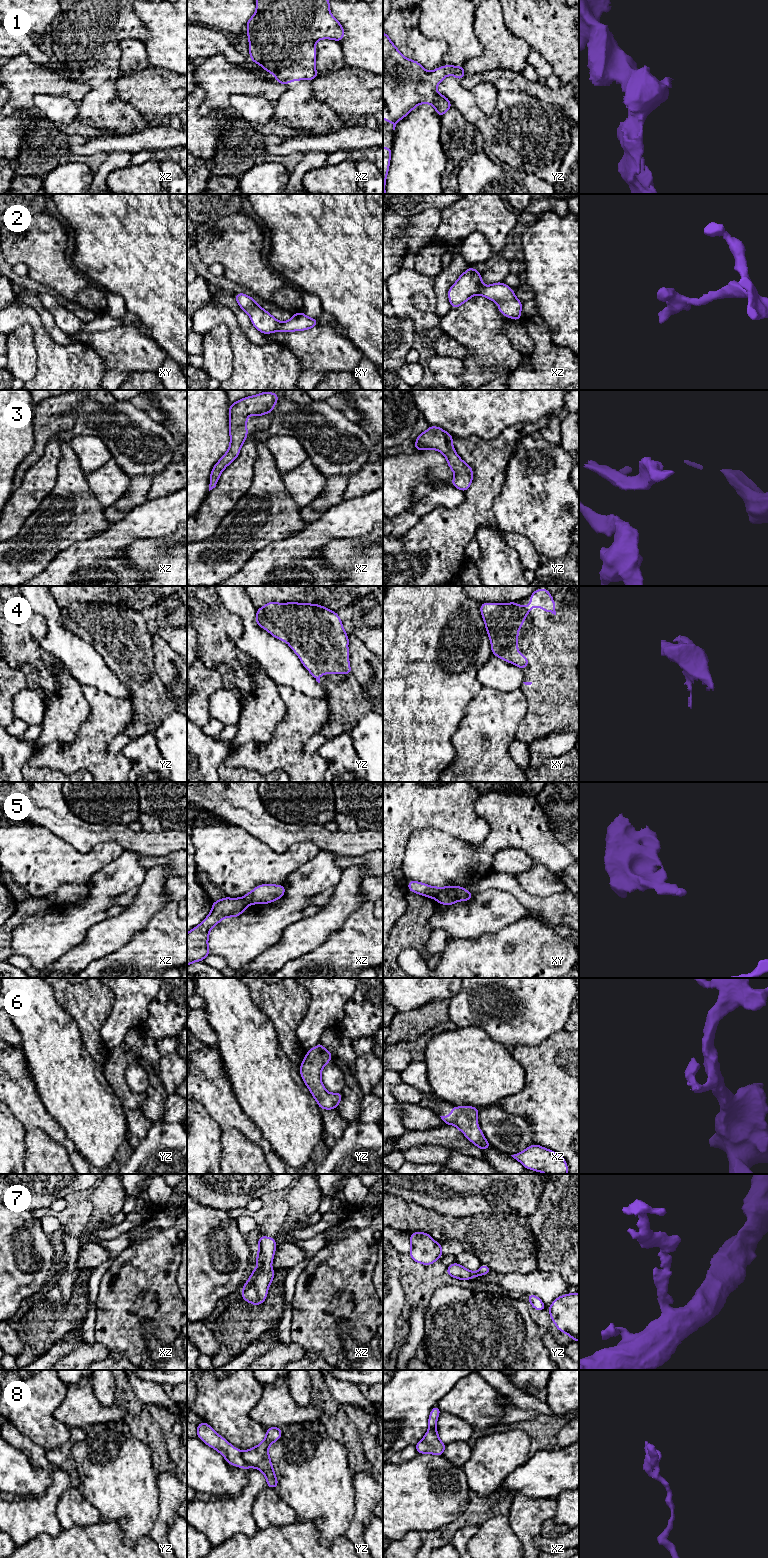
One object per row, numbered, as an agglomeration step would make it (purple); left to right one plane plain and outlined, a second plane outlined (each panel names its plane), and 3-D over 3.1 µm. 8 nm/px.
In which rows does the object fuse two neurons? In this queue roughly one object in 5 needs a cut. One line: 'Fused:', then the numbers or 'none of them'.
Fused: 5, 8

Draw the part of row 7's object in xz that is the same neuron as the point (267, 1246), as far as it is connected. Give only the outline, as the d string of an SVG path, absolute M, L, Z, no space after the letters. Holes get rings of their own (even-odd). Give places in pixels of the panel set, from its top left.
M267 1236L258 1238L258 1255L256 1256L258 1266L242 1287L242 1299L252 1305L260 1305L267 1298L268 1288L275 1276L271 1264L276 1248L275 1238Z

